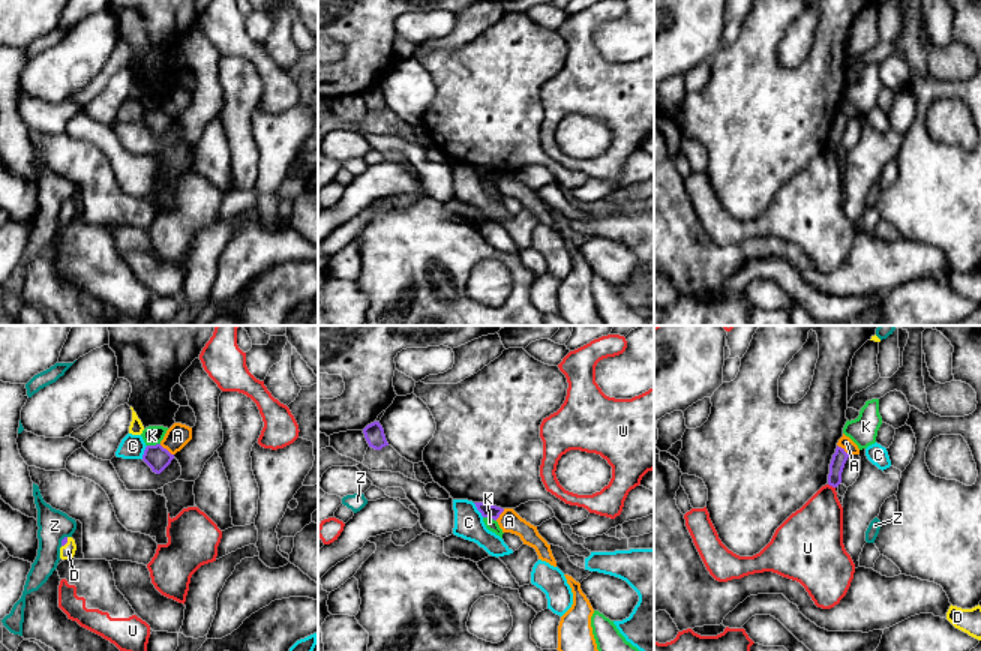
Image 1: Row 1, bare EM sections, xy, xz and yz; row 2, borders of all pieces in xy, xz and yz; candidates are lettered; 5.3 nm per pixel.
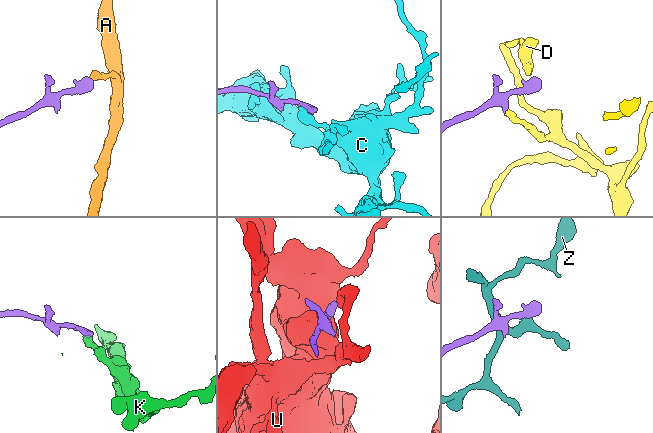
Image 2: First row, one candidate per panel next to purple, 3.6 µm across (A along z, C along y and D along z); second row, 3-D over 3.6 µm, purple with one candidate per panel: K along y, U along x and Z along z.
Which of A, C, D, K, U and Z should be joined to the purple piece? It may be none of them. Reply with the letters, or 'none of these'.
D

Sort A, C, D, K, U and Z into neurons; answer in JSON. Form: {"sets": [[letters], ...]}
{"sets": [["A"], ["C"], ["D"], ["K"], ["U"], ["Z"]]}

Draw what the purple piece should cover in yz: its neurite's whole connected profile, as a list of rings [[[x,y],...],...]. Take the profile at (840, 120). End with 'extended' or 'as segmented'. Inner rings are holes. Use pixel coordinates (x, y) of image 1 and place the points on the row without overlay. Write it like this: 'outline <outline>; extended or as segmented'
outline [[[837,110],[836,117],[832,118],[832,123],[830,128],[830,138],[828,138],[830,150],[837,152],[842,147],[842,136],[848,122],[849,118],[844,116],[844,112]]]; as segmented

